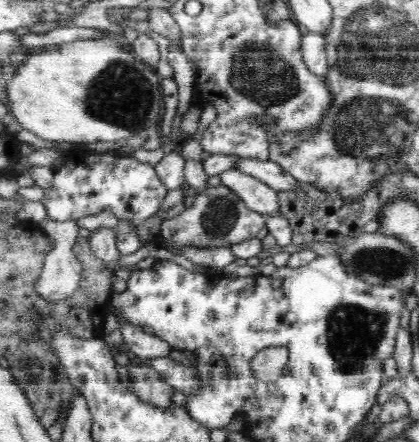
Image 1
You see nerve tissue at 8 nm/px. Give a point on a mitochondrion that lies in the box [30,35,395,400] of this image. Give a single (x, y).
(120, 93)

